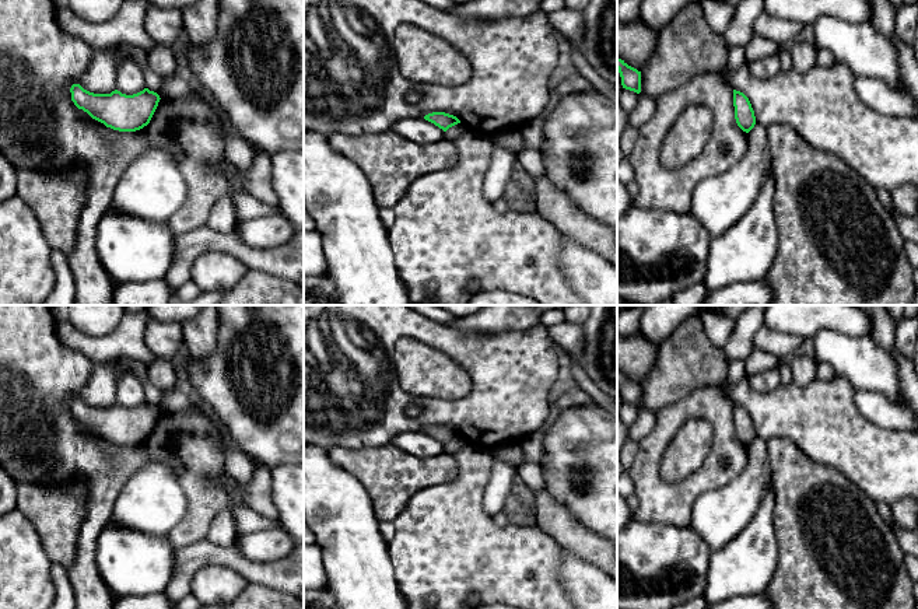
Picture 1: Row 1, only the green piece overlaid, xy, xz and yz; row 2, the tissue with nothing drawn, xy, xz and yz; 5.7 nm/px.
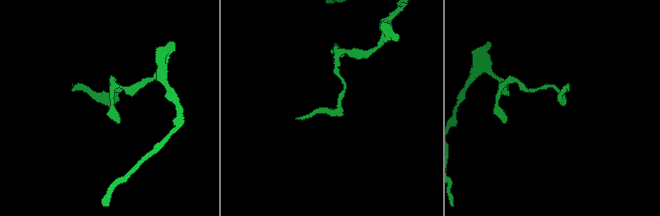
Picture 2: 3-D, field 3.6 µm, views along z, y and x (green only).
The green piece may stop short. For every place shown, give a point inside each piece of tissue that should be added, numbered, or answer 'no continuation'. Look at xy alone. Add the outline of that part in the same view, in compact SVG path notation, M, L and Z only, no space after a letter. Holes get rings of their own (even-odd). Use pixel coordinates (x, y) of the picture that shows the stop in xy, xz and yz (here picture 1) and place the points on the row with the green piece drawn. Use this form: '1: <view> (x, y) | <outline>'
no continuation

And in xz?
no continuation

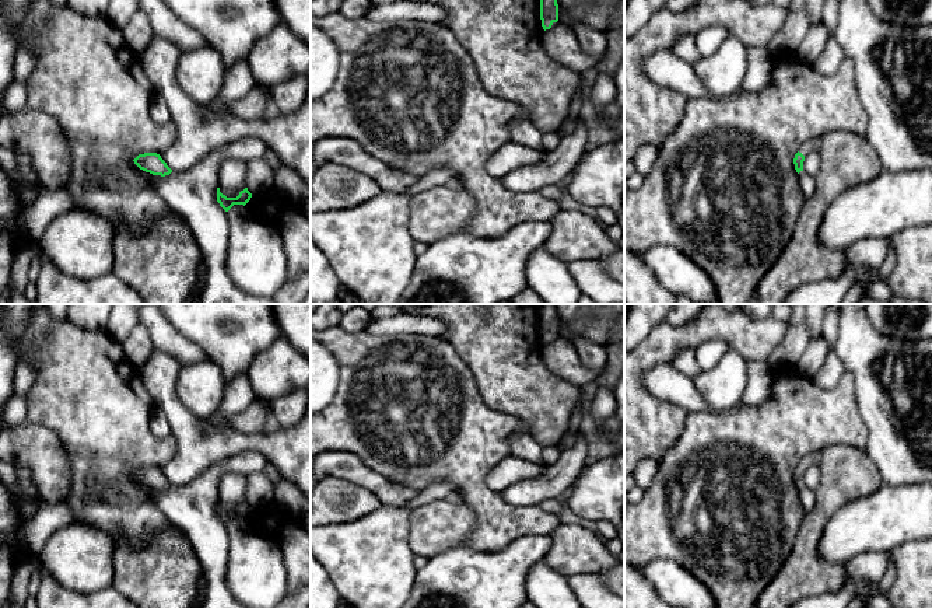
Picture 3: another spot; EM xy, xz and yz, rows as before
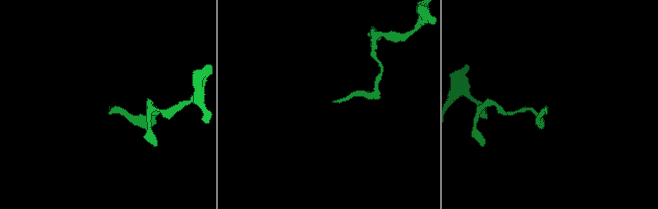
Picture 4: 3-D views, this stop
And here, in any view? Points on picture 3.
1: yz (805, 149) | M809 140L799 147L799 153L802 153L806 157L812 150L817 148L817 146L817 140Z

